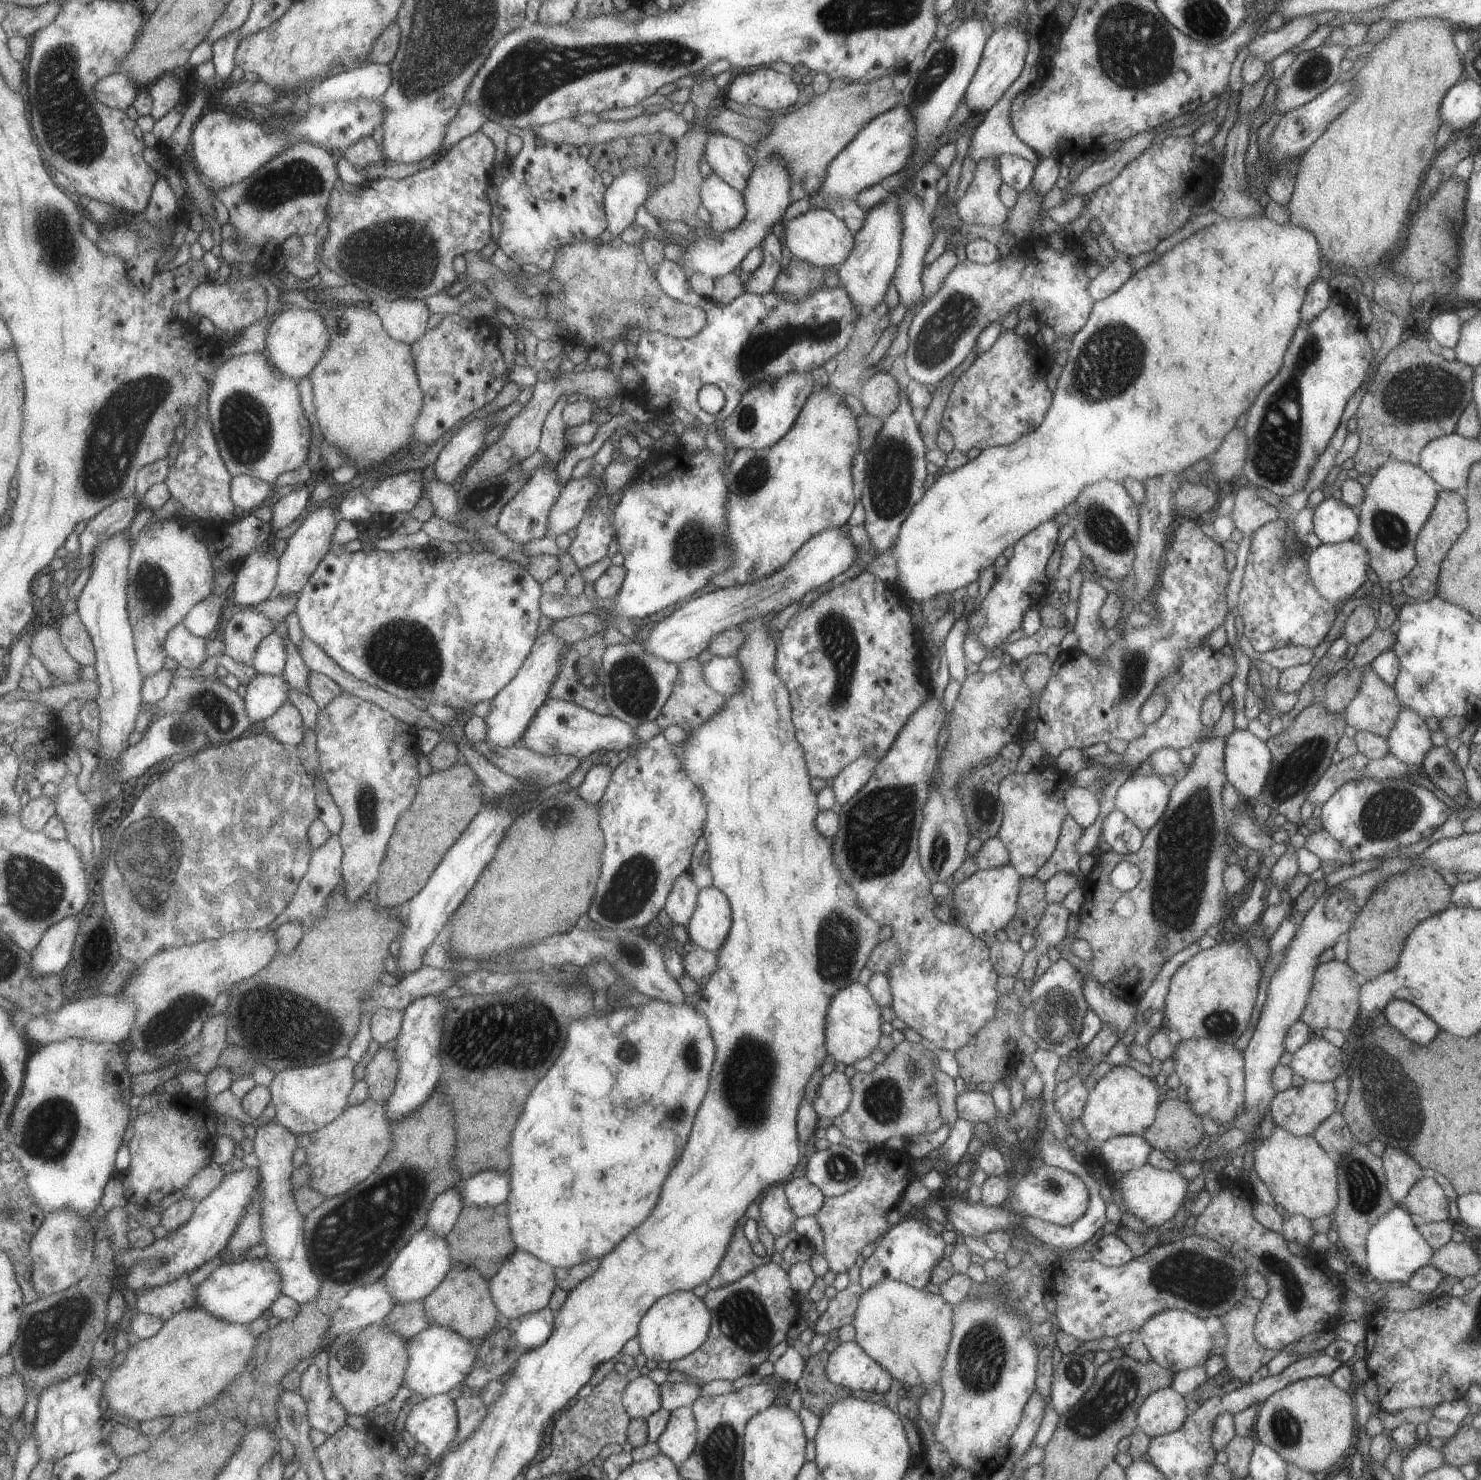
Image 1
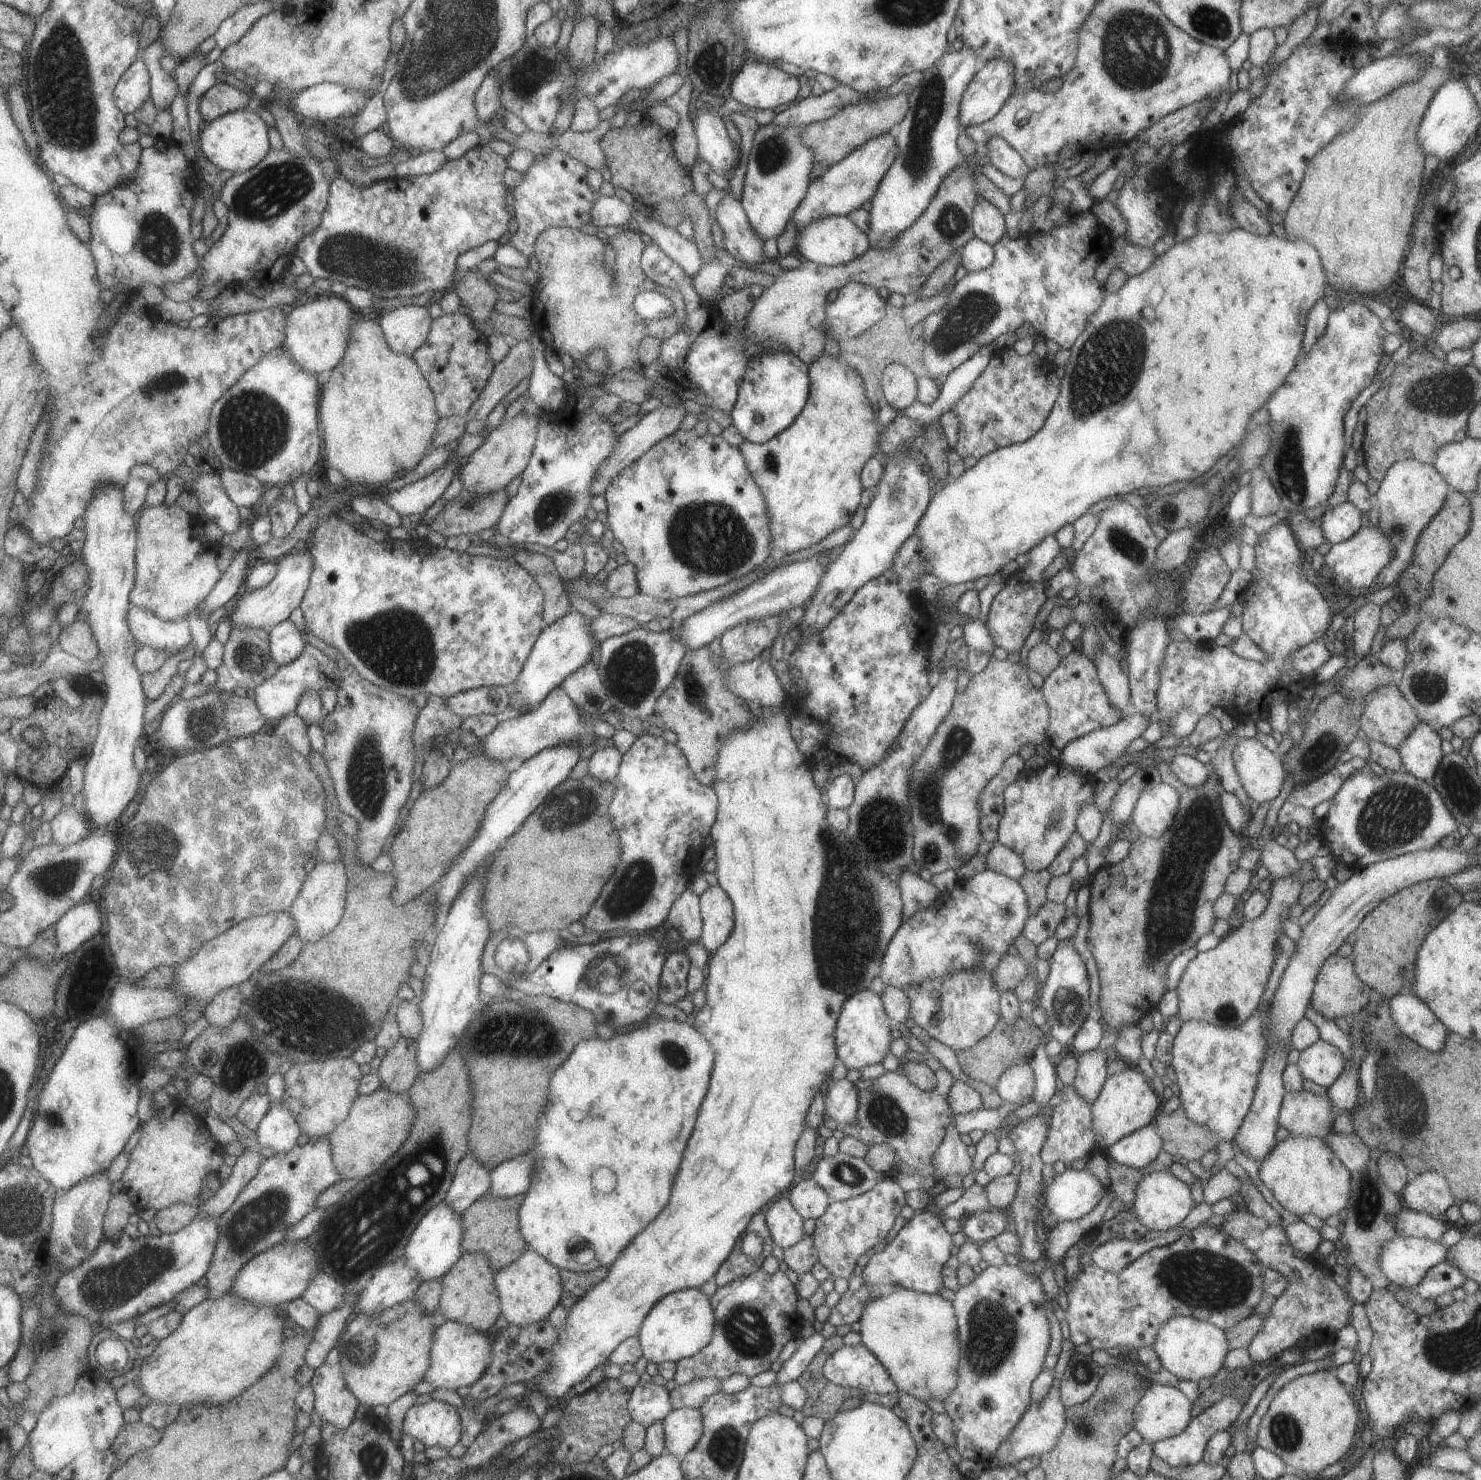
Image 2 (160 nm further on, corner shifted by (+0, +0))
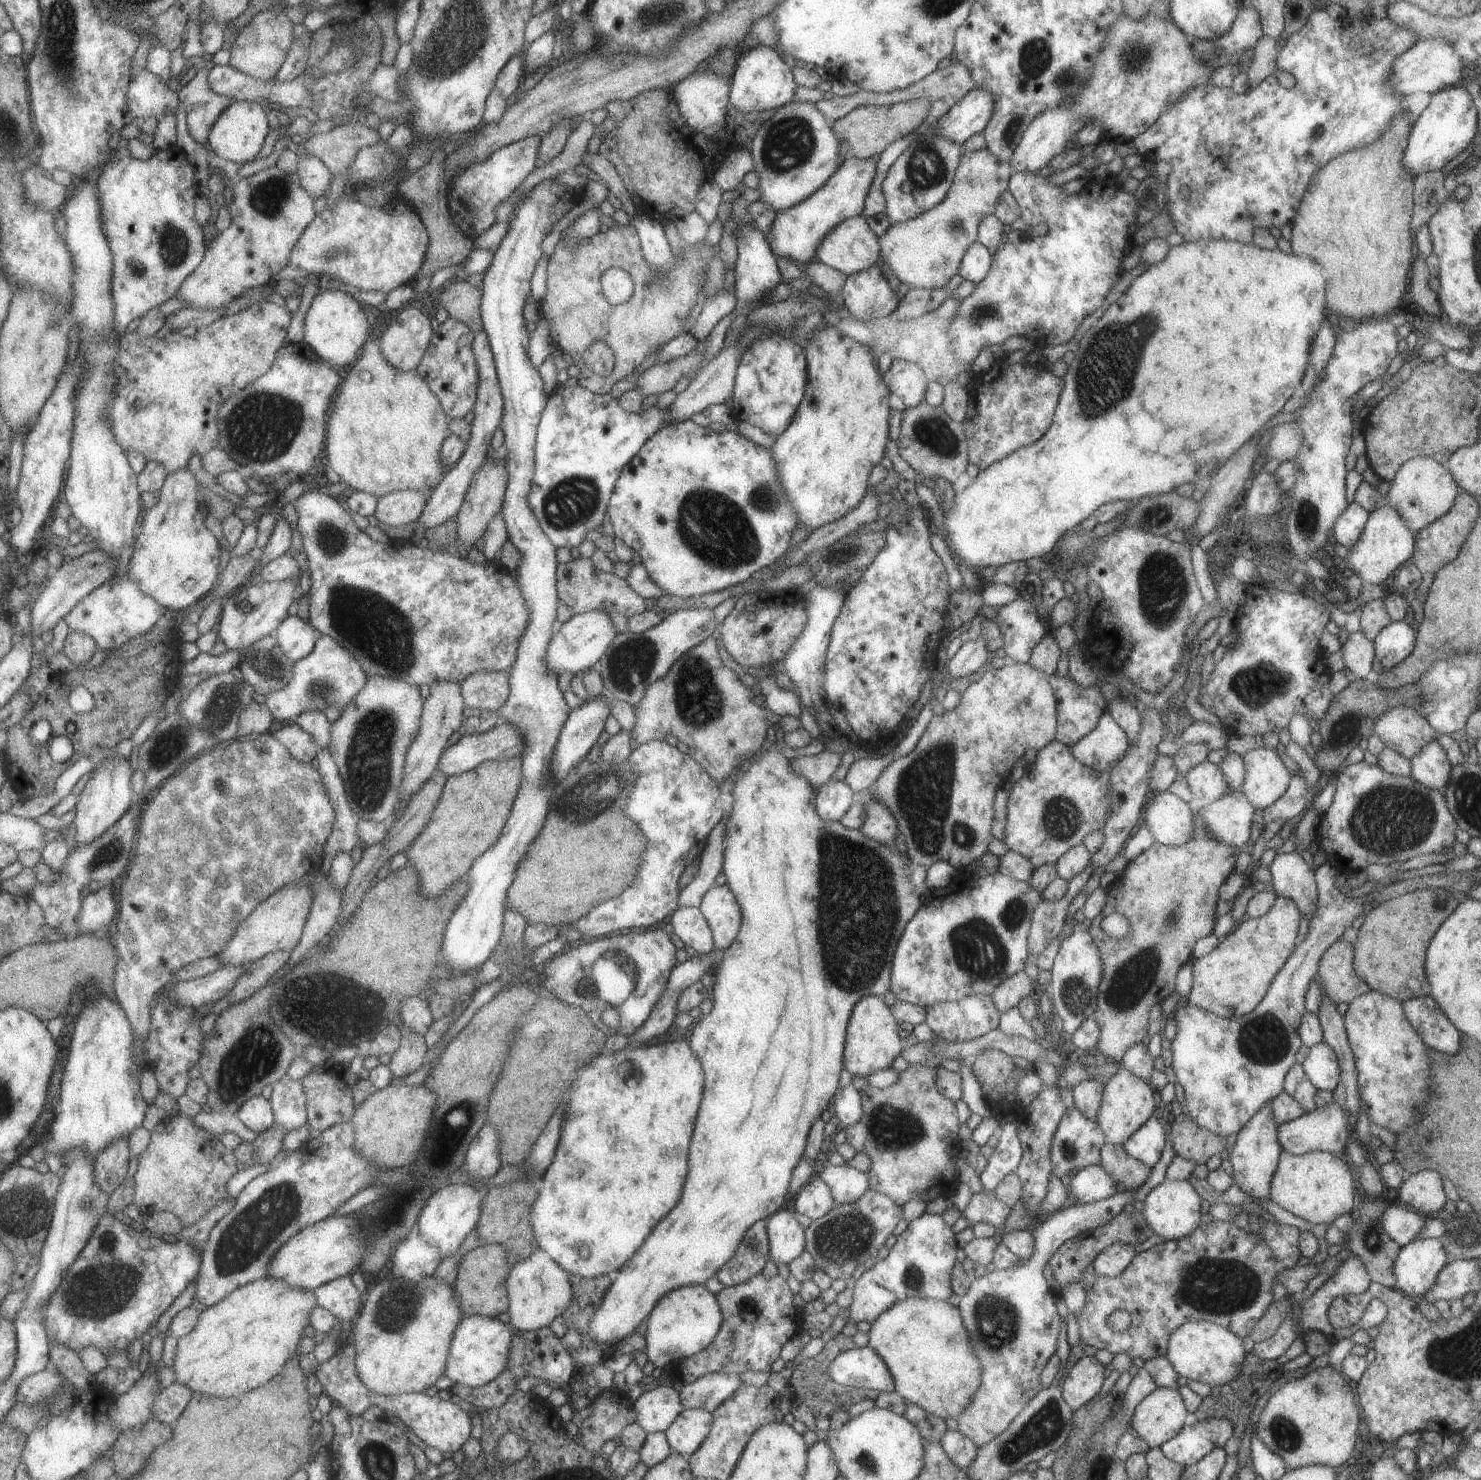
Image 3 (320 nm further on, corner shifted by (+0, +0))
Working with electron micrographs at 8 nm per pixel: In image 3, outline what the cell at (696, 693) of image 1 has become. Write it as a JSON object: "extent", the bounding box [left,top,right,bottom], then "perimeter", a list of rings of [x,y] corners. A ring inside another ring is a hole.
{"extent":[630,636,780,785],"perimeter":[[[709,636],[686,650],[671,663],[669,670],[661,678],[647,686],[641,700],[632,706],[635,722],[630,735],[637,743],[661,741],[667,734],[675,736],[688,746],[687,754],[719,785],[740,761],[758,752],[765,740],[767,728],[777,725],[780,717],[765,705],[757,706],[753,703],[757,692],[752,688],[750,680],[739,677],[721,663],[715,642]]]}

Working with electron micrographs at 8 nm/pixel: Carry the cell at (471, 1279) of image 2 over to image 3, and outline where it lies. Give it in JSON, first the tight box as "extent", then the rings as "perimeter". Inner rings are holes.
{"extent":[455,1244,510,1317],"perimeter":[[[483,1244],[466,1254],[455,1284],[459,1296],[462,1298],[464,1316],[496,1317],[503,1310],[508,1310],[507,1272],[510,1270],[504,1246]]]}

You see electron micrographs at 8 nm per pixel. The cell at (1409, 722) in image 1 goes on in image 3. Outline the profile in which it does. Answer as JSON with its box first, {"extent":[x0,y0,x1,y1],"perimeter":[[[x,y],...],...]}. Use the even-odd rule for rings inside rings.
{"extent":[1409,739,1452,792],"perimeter":[[[1435,739],[1423,745],[1409,760],[1413,780],[1431,790],[1445,792],[1452,766],[1443,747]]]}

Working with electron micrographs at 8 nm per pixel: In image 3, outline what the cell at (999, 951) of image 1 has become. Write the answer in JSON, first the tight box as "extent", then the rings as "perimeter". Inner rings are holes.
{"extent":[990,971,1033,1014],"perimeter":[[[1021,971],[1000,982],[999,986],[990,994],[990,997],[995,1008],[1001,1014],[1006,1010],[1017,1007],[1018,1002],[1023,997],[1033,995],[1033,990],[1032,980]]]}

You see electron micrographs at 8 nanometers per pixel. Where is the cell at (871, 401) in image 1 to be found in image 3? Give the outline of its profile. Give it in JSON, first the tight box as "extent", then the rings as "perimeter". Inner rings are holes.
{"extent":[885,359,928,408],"perimeter":[[[892,359],[885,382],[890,394],[903,400],[905,408],[917,406],[924,400],[928,383],[920,366],[905,359]]]}

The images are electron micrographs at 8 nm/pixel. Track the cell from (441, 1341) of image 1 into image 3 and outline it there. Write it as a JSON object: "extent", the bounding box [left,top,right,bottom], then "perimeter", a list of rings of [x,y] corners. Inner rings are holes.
{"extent":[445,1316,516,1387],"perimeter":[[[465,1316],[455,1333],[445,1376],[454,1383],[470,1387],[482,1387],[493,1381],[507,1366],[511,1354],[511,1342],[516,1334],[516,1328],[511,1323],[500,1322],[495,1317]]]}

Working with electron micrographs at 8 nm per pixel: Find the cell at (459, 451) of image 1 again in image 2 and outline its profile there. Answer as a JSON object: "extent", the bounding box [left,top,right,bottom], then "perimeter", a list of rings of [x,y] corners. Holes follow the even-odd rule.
{"extent":[381,457,459,516],"perimeter":[[[454,457],[450,463],[420,481],[409,483],[396,491],[384,493],[381,498],[401,516],[423,515],[445,494],[451,481],[459,475],[459,467]]]}

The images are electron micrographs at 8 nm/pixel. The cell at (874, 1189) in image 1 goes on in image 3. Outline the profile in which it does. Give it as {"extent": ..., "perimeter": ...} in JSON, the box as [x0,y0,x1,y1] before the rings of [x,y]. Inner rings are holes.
{"extent":[804,1188,901,1281],"perimeter":[[[868,1188],[855,1202],[834,1202],[823,1216],[813,1219],[804,1229],[804,1250],[811,1255],[816,1268],[822,1270],[830,1279],[845,1281],[853,1274],[857,1264],[869,1264],[875,1260],[877,1250],[884,1245],[901,1218],[901,1207],[888,1196]]]}

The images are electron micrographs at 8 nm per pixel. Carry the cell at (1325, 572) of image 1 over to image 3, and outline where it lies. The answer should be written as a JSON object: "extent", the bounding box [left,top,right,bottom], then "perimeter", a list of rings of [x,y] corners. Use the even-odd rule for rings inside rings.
{"extent":[1341,503,1414,585],"perimeter":[[[1388,503],[1381,504],[1369,513],[1363,532],[1354,547],[1341,551],[1347,562],[1355,570],[1362,582],[1374,585],[1387,584],[1393,571],[1398,571],[1402,564],[1411,558],[1414,551],[1414,533],[1403,522],[1399,513]]]}

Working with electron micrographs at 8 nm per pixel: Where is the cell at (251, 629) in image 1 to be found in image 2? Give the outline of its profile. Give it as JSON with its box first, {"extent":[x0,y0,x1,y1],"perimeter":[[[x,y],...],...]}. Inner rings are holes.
{"extent":[215,629,281,692],"perimeter":[[[233,629],[226,645],[224,663],[217,670],[215,686],[225,692],[235,688],[255,690],[263,682],[273,678],[281,668],[271,654],[270,631],[268,629]]]}

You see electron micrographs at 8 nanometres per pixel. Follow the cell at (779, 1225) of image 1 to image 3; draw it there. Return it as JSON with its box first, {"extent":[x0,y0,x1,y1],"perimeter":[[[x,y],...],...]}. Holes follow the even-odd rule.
{"extent":[766,1205,805,1264],"perimeter":[[[790,1205],[766,1218],[769,1256],[775,1264],[794,1261],[805,1248],[804,1229],[793,1217]]]}

